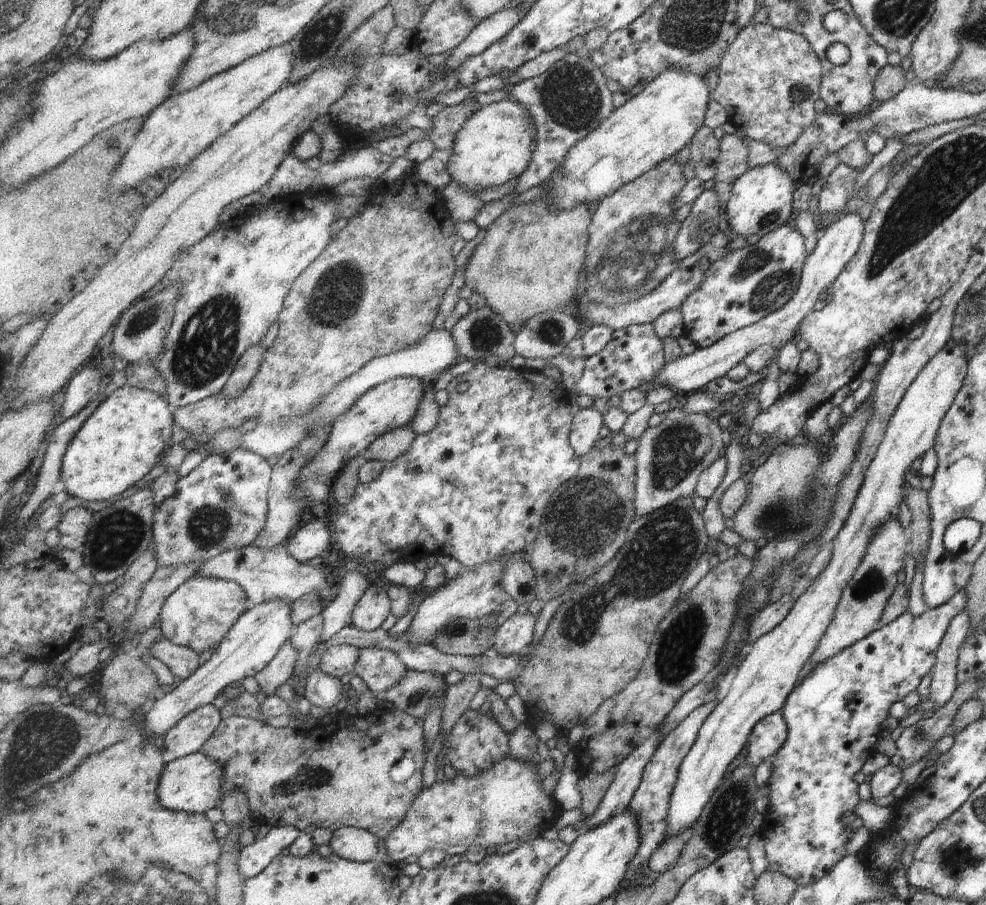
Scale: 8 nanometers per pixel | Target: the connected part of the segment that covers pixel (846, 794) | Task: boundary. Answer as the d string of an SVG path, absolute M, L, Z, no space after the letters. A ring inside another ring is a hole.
M964 588L956 592L945 604L938 607L928 609L919 616L913 616L906 610L903 614L900 614L895 620L888 622L882 627L878 627L873 632L864 636L861 640L855 641L853 644L843 648L839 652L836 652L831 658L825 659L823 663L815 664L811 668L805 670L802 676L797 682L797 686L790 692L785 704L779 710L783 720L786 724L786 737L783 744L773 753L774 758L771 761L771 772L767 779L765 786L768 788L767 796L769 797L769 803L766 806L766 810L769 810L771 814L767 814L767 828L769 830L761 830L759 834L764 838L764 853L766 856L766 870L769 872L779 872L783 876L791 877L794 883L798 885L806 885L813 881L822 879L830 870L846 855L846 847L848 846L849 836L845 835L845 824L842 822L841 817L847 812L852 812L855 805L860 800L857 796L857 783L853 781L853 774L859 772L861 765L869 756L875 751L877 739L880 736L881 722L887 718L887 710L893 702L900 701L905 698L909 692L913 692L917 688L917 684L921 682L921 678L932 669L935 660L935 651L939 646L939 641L943 638L943 634L947 630L950 620L961 611L964 610L964 604L966 603L966 596Z

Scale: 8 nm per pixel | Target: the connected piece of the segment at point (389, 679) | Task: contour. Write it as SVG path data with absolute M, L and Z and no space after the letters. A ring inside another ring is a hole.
M359 649L360 657L355 664L354 674L358 675L374 693L393 688L409 670L401 659L389 649Z

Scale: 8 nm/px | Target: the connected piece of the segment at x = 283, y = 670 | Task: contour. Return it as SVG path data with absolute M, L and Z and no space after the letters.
M287 641L278 655L256 677L260 688L267 696L274 696L277 689L292 682L300 652Z

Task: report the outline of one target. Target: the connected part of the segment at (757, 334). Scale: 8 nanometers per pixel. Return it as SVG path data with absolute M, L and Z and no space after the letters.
M856 214L841 216L817 235L815 247L808 254L806 264L802 268L802 278L798 280L798 288L793 296L777 310L753 324L735 331L722 338L713 346L698 349L691 355L677 357L675 361L666 363L665 368L657 375L655 381L640 387L642 392L651 390L652 384L663 384L677 391L681 397L705 390L705 386L721 376L726 376L733 368L743 362L743 358L762 344L777 344L782 346L796 338L795 330L800 320L813 308L815 301L829 291L837 275L845 268L845 264L857 252L864 222Z

